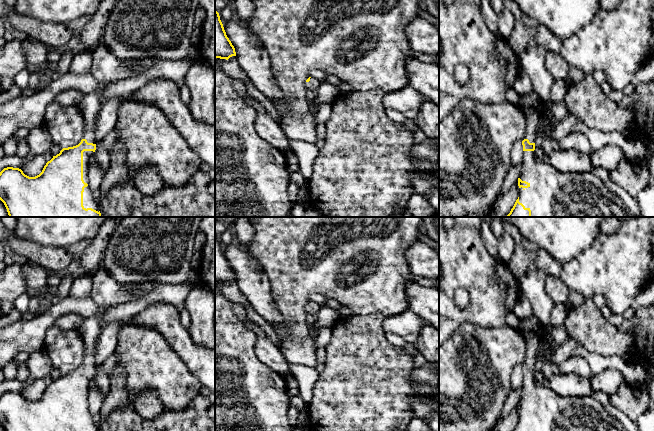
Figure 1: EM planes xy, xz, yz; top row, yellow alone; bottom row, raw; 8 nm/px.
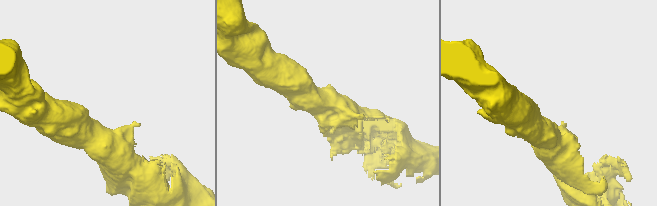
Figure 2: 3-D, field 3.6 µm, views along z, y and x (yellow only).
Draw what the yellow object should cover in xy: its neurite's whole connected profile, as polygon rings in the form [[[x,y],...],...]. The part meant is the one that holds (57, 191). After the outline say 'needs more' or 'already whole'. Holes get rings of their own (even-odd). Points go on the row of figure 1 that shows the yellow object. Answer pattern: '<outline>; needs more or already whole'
[[[104,46],[93,51],[90,73],[99,89],[84,94],[78,105],[84,118],[83,139],[76,146],[63,148],[35,177],[29,177],[21,169],[13,167],[4,168],[0,172],[0,200],[4,203],[9,217],[101,217],[99,200],[88,184],[88,163],[91,154],[96,150],[95,130],[97,116],[103,106],[103,88],[133,77],[138,68],[138,60],[120,59]]]; needs more

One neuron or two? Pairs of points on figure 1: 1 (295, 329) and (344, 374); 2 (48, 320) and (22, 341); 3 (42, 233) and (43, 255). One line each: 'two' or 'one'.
1: two
2: one
3: two

